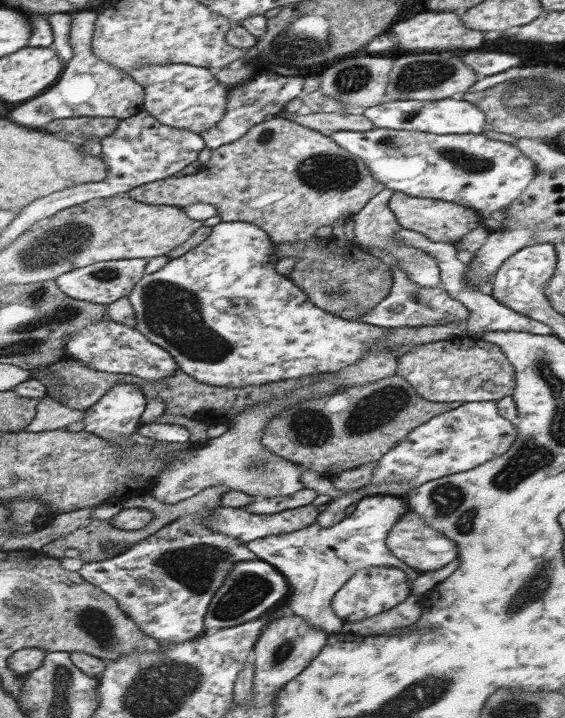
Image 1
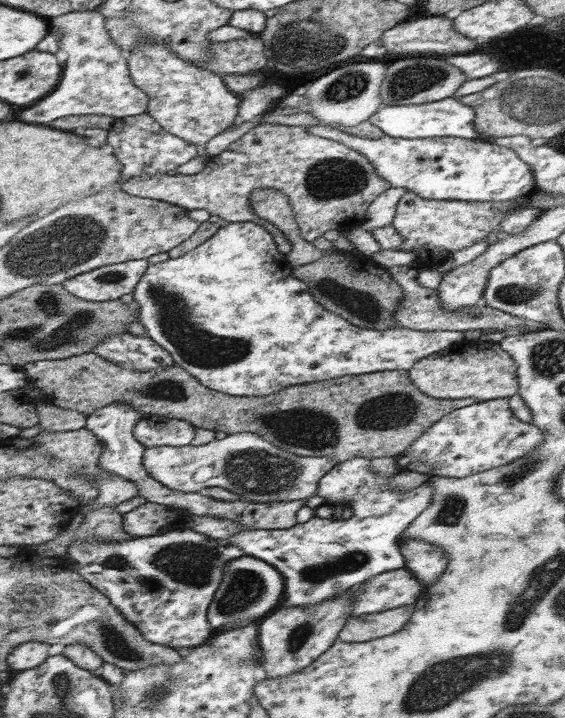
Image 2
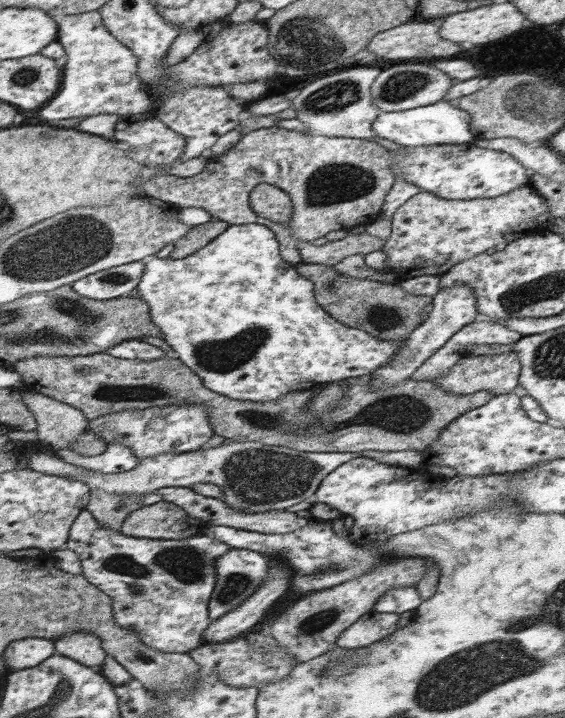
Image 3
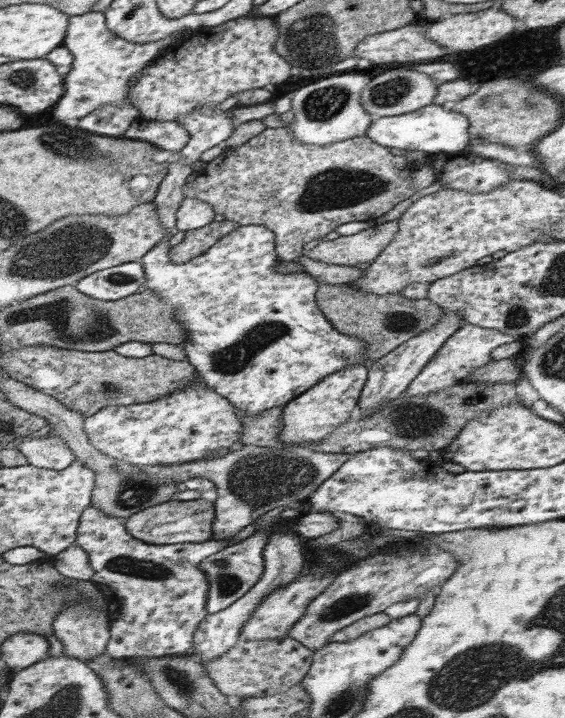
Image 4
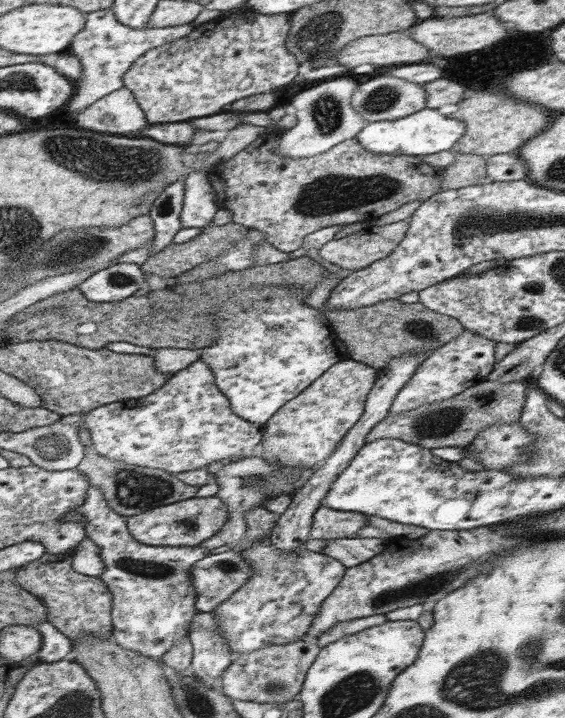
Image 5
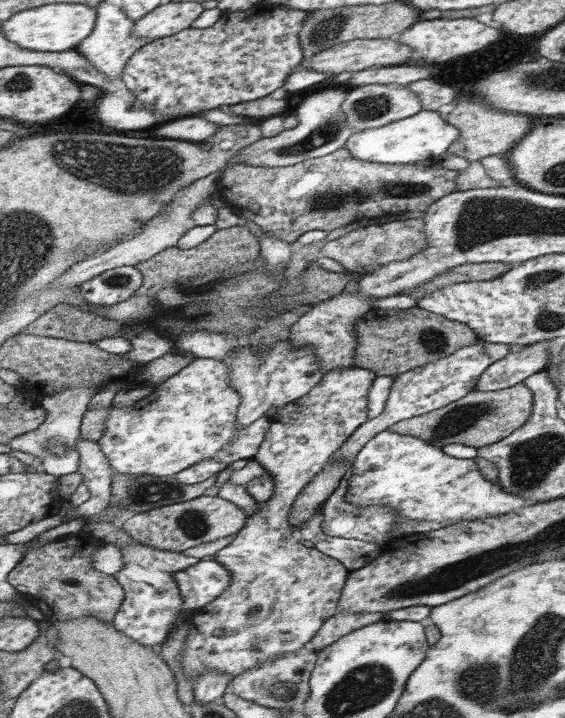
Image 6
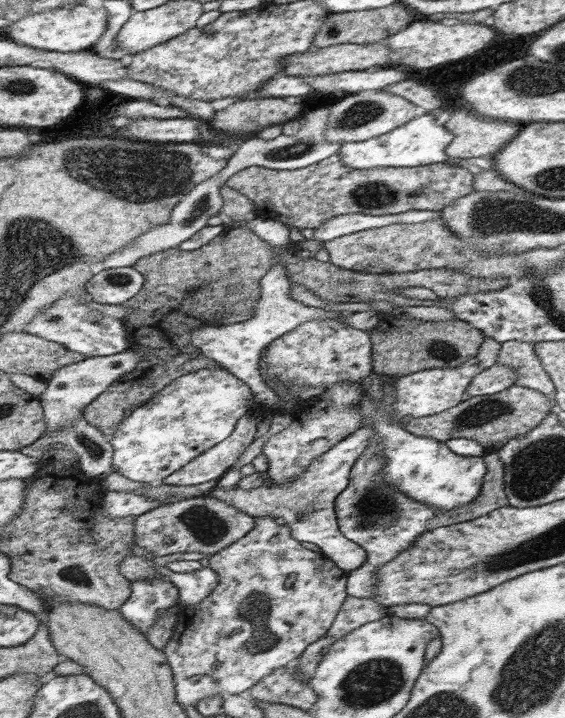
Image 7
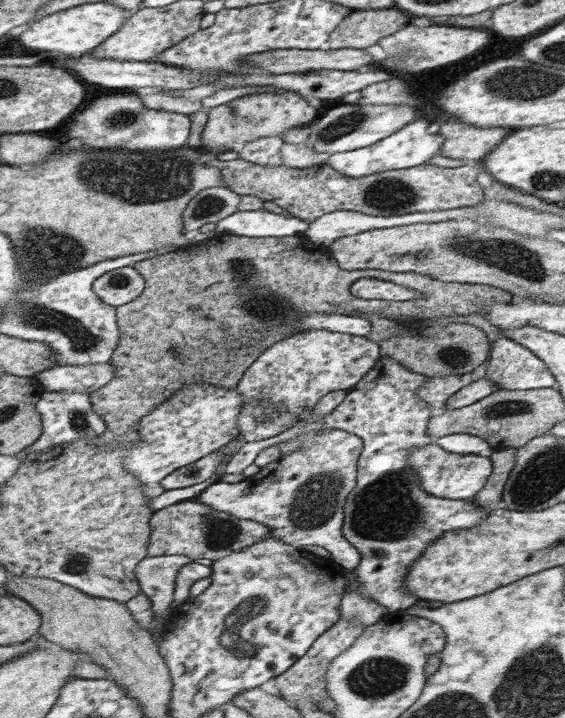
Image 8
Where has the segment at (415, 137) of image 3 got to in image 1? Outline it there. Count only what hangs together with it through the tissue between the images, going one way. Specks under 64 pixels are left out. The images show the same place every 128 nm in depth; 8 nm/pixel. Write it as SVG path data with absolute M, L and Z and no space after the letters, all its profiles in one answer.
M451 97L436 101L428 100L398 100L385 99L379 105L365 110L363 116L369 118L375 127L392 128L394 130L408 130L430 132L432 134L480 134L484 124L487 124L483 110L466 100L453 100Z

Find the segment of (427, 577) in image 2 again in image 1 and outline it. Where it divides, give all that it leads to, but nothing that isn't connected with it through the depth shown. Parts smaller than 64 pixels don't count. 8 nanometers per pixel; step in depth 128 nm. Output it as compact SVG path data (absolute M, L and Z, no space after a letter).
M411 510L392 528L388 535L387 545L401 562L420 573L440 570L440 568L444 568L458 557L456 543L448 539L446 535L442 535L432 527L428 527L423 518Z

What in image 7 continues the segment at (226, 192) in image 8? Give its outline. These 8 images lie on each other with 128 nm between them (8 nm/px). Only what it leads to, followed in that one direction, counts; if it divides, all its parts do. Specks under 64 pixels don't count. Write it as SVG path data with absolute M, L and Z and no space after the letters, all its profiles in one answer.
M320 102L320 104L314 104L314 106L309 107L312 110L308 110L301 117L304 125L300 127L296 136L288 136L282 133L278 138L273 138L272 140L262 140L254 136L243 142L234 155L227 160L227 166L223 168L223 171L198 184L198 187L194 187L179 200L179 203L172 209L171 219L166 224L161 224L149 230L128 247L99 262L94 268L94 273L100 274L104 270L110 270L111 268L132 267L139 258L156 254L166 249L174 249L182 241L188 240L196 231L207 225L209 218L220 214L225 203L220 194L221 187L230 179L230 176L240 172L240 170L244 170L246 167L261 166L271 170L297 170L298 168L316 164L329 156L339 154L342 144L328 142L323 138L325 130L328 128L327 118L328 114L330 114L330 105L332 103Z

